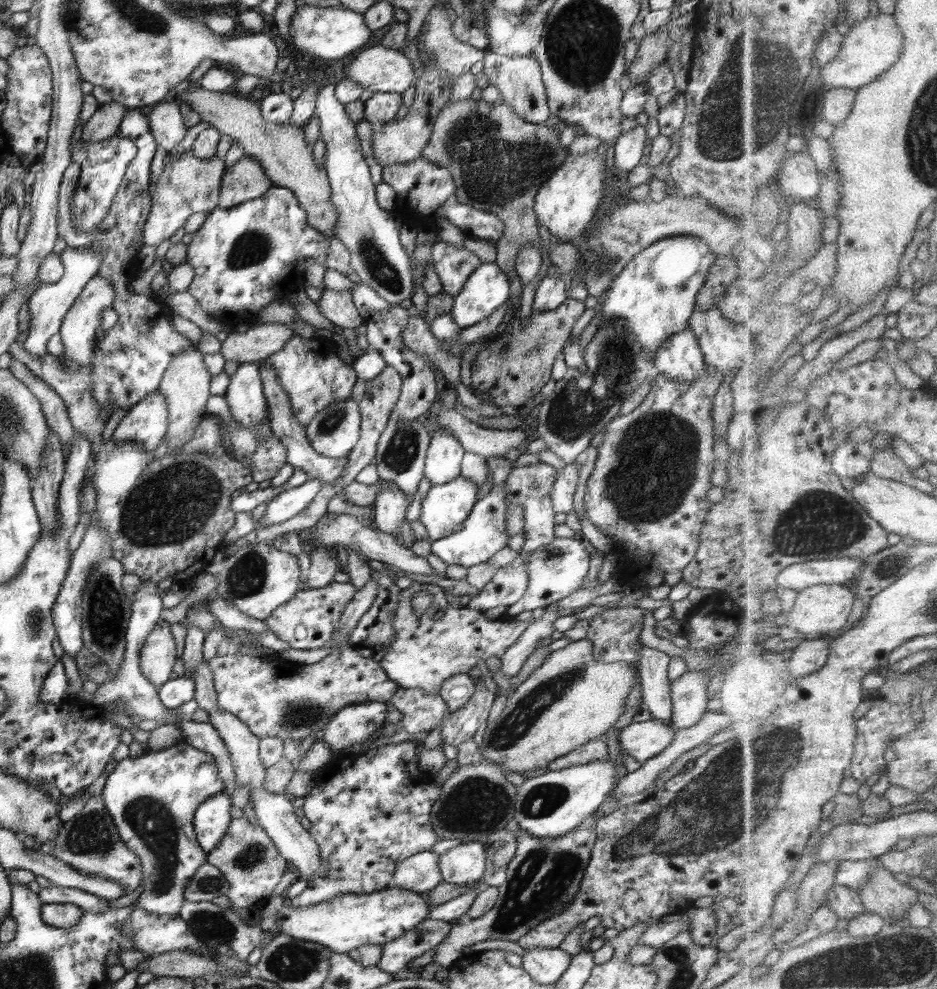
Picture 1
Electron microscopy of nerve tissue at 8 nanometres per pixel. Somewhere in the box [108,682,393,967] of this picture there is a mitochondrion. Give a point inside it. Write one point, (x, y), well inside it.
(152, 822)

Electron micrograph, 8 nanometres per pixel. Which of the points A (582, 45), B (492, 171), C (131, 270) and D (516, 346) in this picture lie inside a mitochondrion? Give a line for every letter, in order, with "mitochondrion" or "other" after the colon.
A: mitochondrion
B: mitochondrion
C: other
D: other

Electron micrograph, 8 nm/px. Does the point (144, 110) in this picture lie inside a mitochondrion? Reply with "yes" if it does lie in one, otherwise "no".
no

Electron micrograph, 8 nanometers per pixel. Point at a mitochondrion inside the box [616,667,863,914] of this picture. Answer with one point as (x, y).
(773, 754)

